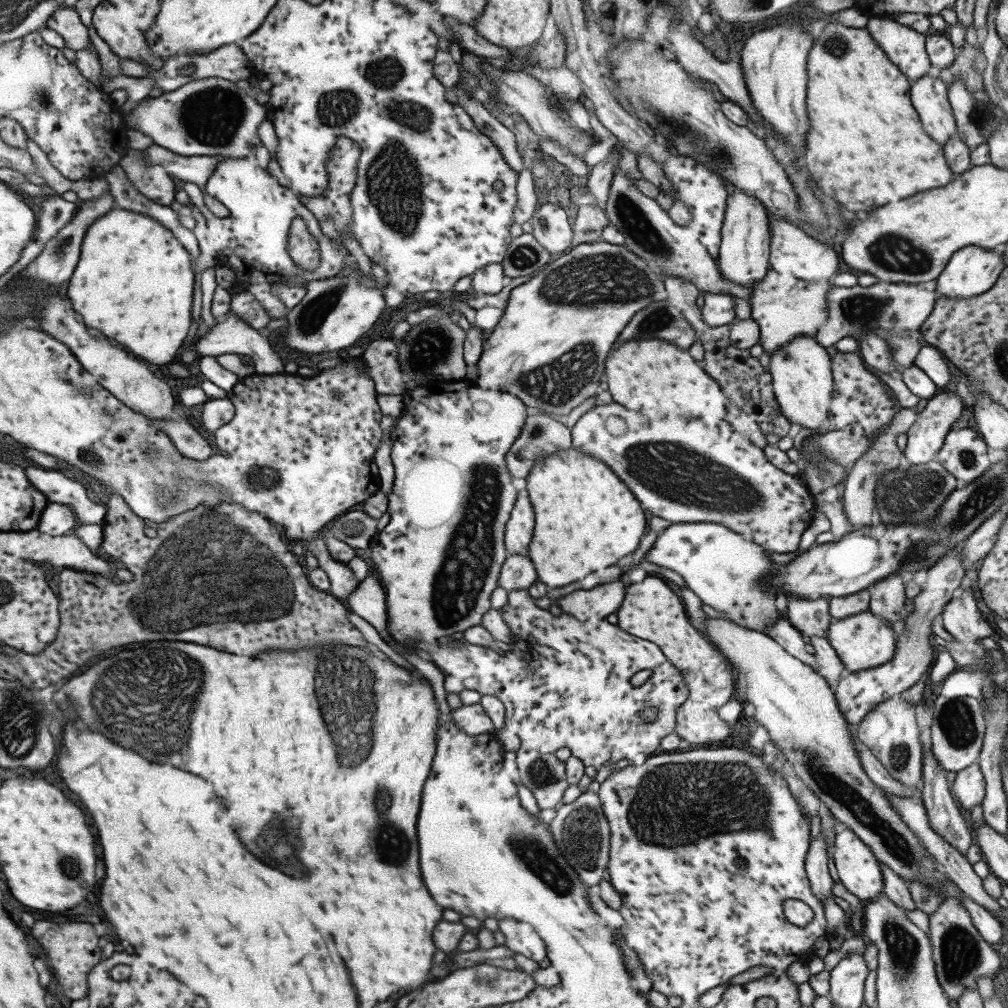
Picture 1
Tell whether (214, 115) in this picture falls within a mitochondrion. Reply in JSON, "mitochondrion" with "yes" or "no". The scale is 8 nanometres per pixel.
{"mitochondrion":"yes"}

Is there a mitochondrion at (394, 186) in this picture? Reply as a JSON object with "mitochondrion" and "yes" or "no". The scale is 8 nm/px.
{"mitochondrion":"yes"}

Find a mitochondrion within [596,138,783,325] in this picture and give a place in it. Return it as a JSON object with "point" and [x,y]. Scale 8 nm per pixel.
{"point":[633,220]}

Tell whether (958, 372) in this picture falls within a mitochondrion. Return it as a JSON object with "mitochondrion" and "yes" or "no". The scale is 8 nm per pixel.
{"mitochondrion":"no"}

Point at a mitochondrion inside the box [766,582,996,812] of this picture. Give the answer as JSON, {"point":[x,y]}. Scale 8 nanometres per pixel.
{"point":[958,722]}

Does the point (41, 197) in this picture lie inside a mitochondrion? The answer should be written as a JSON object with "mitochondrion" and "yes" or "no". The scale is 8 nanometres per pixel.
{"mitochondrion":"no"}

